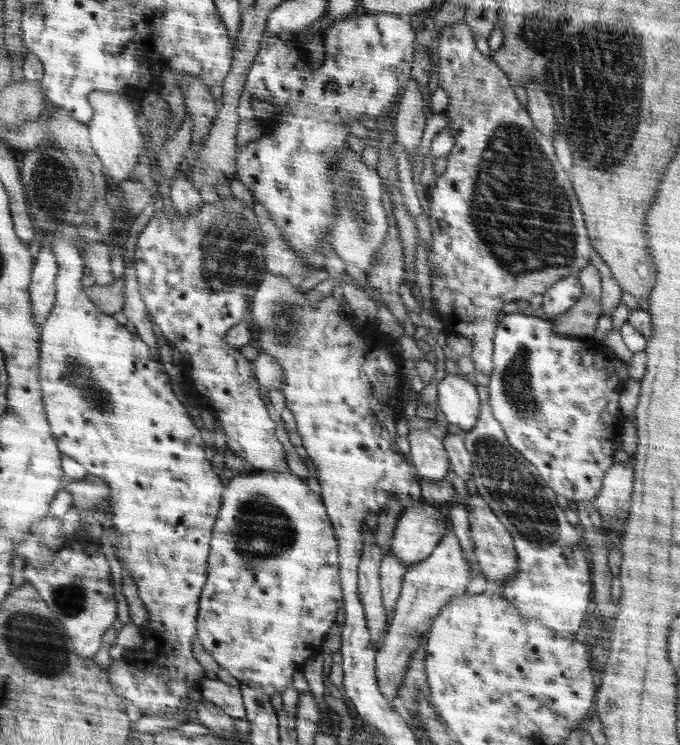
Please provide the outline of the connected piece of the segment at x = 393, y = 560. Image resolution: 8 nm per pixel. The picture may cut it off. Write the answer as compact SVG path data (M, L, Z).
M388 552L384 554L379 569L382 606L384 606L384 612L388 616L390 612L394 612L394 606L396 606L400 595L402 579L407 568L394 553Z

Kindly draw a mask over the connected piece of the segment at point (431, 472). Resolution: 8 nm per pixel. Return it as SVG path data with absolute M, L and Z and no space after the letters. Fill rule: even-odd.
M412 430L407 438L411 448L409 458L417 469L417 474L428 480L447 478L450 465L443 441L428 430Z

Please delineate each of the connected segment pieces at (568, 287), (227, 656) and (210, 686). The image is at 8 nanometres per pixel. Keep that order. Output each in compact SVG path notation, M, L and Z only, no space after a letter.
M577 275L567 276L558 280L542 295L542 310L549 316L556 316L566 312L568 308L574 306L577 300L583 295L582 285Z
M258 470L254 474L246 474L242 478L232 478L226 486L226 504L222 504L222 516L218 516L218 528L214 528L214 552L210 552L210 584L206 592L202 592L202 620L198 620L198 640L209 652L212 659L227 670L234 678L245 685L263 690L270 698L276 692L288 688L292 674L302 672L306 660L322 654L322 642L328 630L334 626L336 612L340 604L344 604L344 586L341 584L340 554L336 552L339 541L336 540L334 527L326 516L320 495L310 494L308 482L300 480L292 471Z
M206 679L202 683L200 691L204 700L213 702L225 713L229 713L234 718L245 718L246 711L240 688L229 686L228 683L224 683L219 679Z

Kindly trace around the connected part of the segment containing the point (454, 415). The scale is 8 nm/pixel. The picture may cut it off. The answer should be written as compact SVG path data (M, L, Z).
M447 374L437 385L438 407L449 423L468 432L478 420L481 401L476 383L455 374Z

